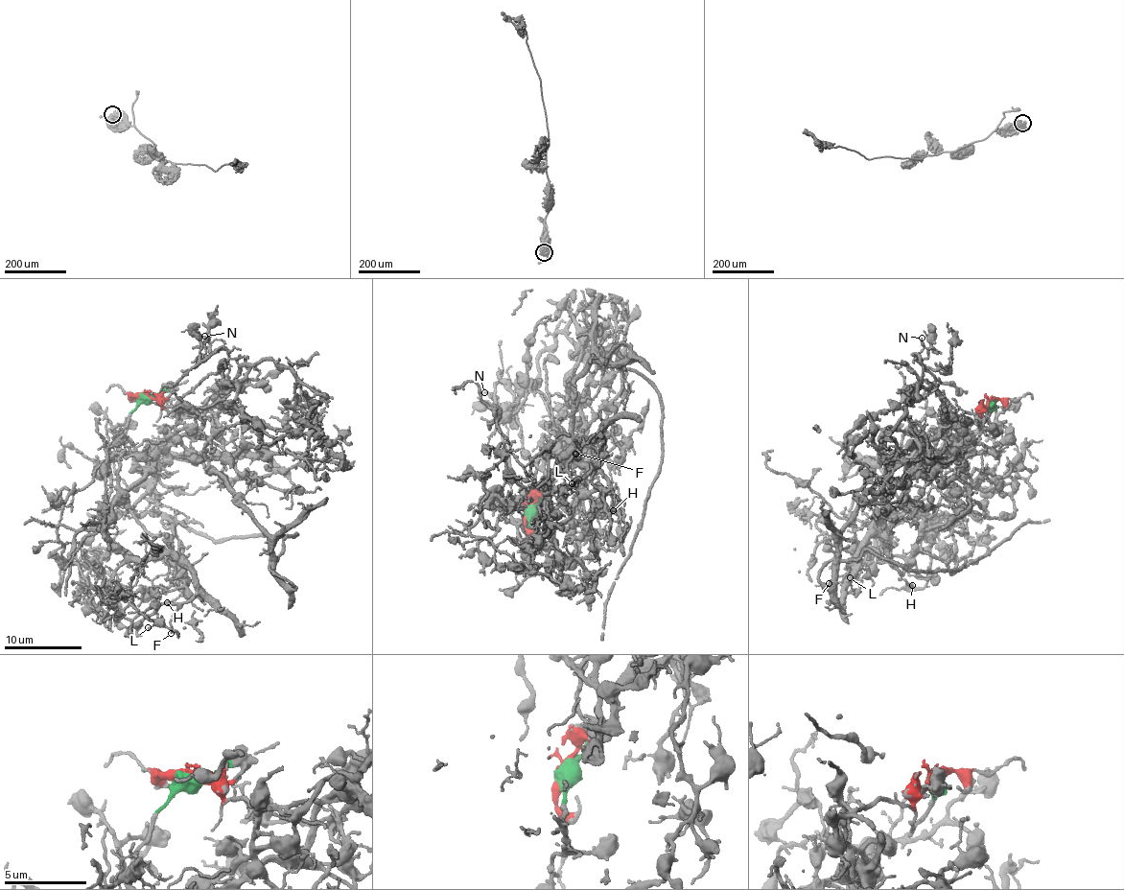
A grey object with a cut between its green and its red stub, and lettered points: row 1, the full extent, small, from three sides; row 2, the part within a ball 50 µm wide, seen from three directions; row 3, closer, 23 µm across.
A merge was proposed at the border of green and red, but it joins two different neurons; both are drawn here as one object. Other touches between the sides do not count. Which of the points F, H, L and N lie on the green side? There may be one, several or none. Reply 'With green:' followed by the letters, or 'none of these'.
With green: F, H, L

